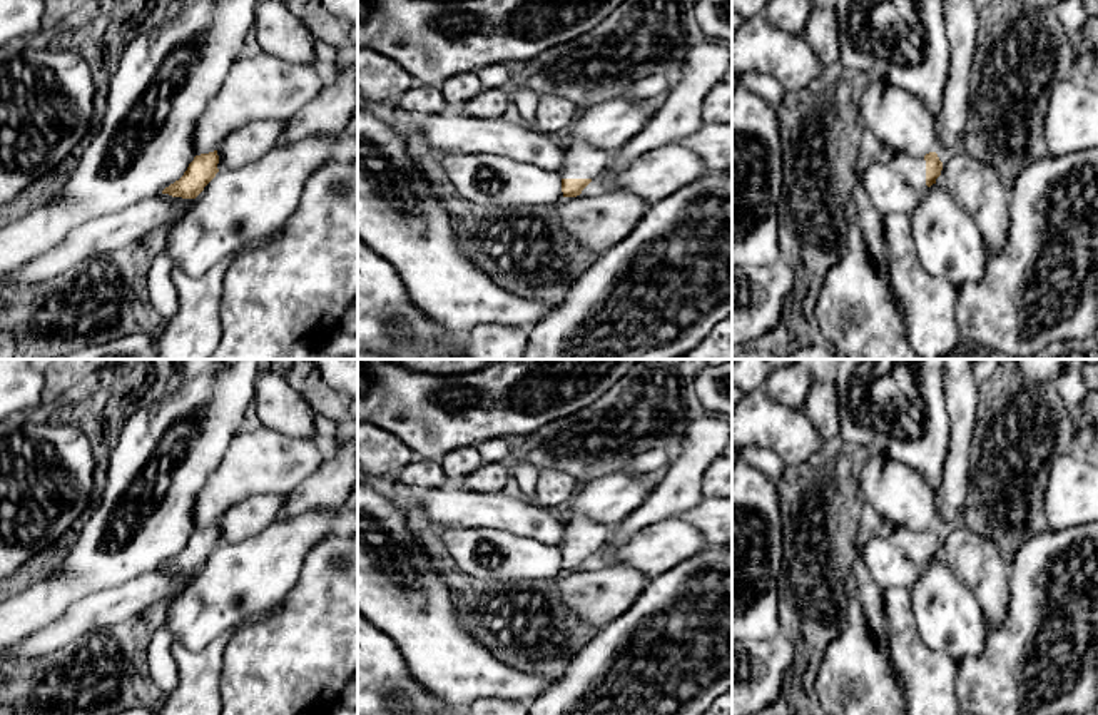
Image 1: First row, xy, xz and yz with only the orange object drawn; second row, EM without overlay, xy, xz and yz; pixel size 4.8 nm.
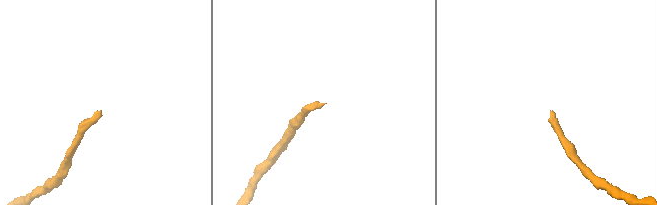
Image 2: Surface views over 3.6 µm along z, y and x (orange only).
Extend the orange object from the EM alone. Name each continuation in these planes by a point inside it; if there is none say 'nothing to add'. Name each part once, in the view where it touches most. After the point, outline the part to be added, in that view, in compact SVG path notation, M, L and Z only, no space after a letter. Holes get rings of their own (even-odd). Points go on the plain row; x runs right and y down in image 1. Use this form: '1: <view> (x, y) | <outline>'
1: xz (582, 537) | M577 520L567 525L565 541L558 546L562 553L598 553L617 526Z

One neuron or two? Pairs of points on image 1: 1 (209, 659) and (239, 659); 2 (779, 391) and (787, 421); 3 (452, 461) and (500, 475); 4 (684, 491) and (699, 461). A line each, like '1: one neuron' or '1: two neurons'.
1: two neurons
2: two neurons
3: one neuron
4: one neuron

